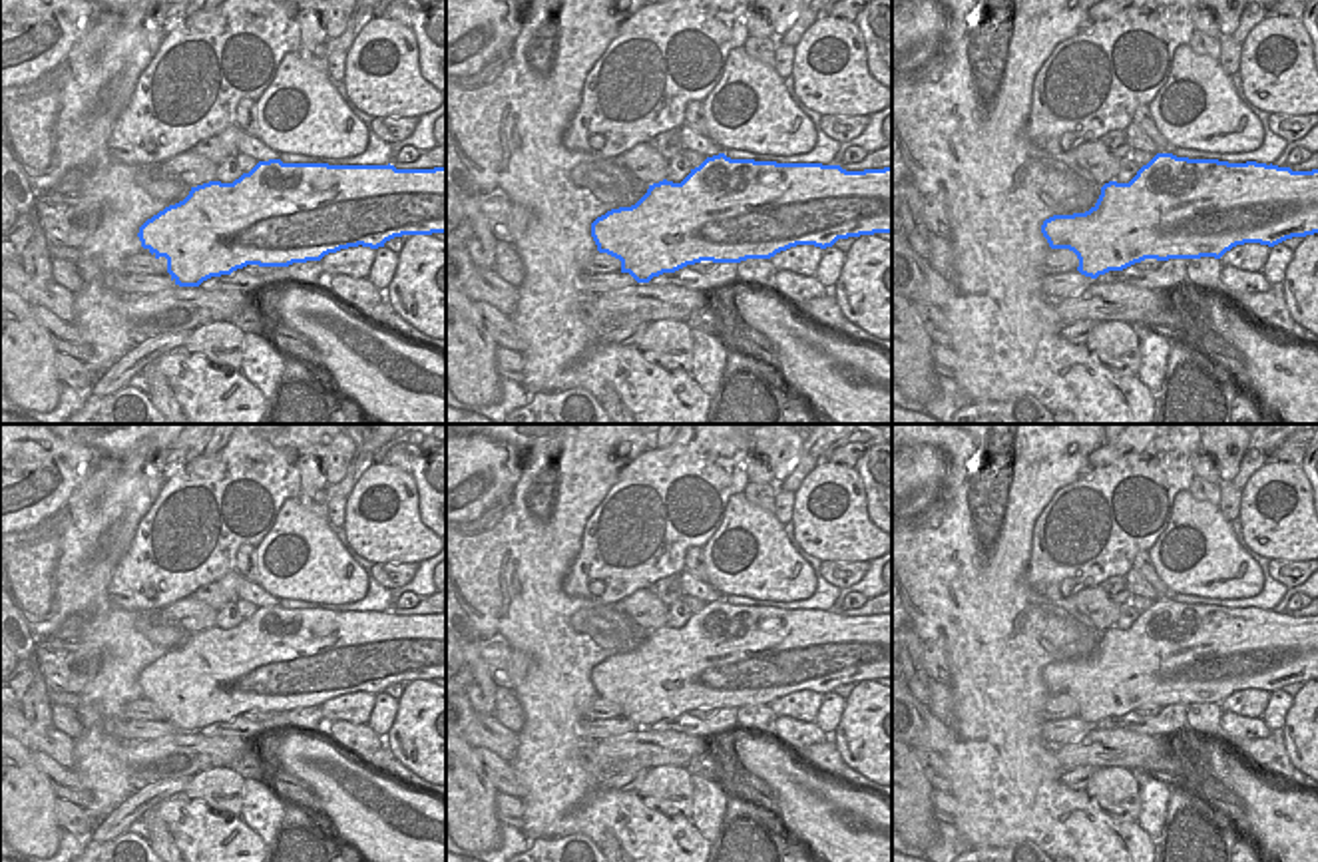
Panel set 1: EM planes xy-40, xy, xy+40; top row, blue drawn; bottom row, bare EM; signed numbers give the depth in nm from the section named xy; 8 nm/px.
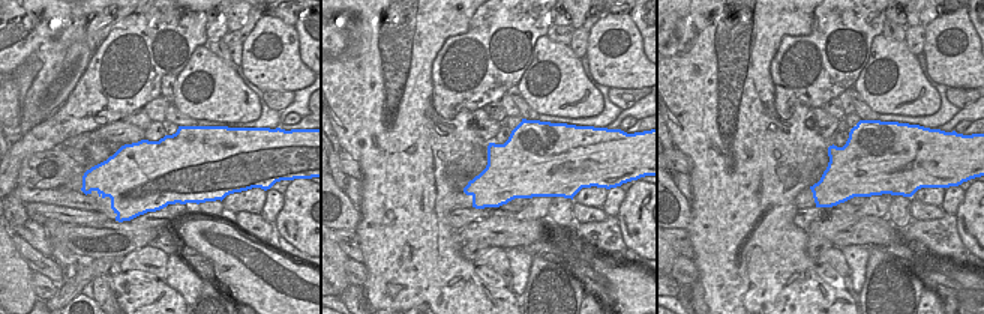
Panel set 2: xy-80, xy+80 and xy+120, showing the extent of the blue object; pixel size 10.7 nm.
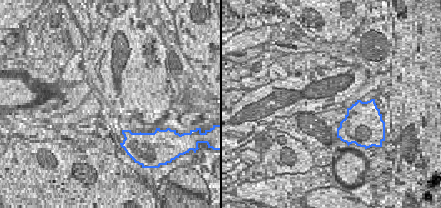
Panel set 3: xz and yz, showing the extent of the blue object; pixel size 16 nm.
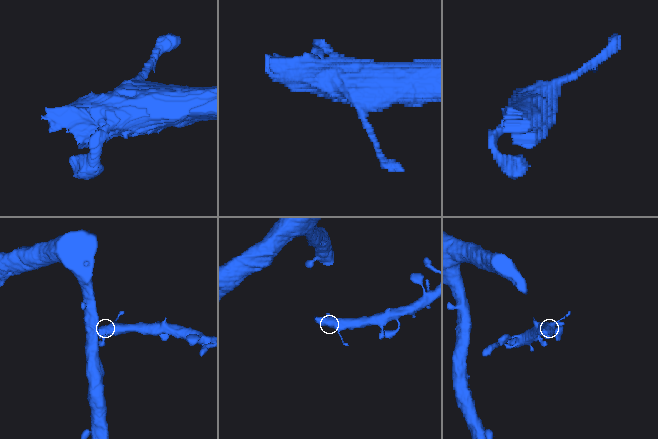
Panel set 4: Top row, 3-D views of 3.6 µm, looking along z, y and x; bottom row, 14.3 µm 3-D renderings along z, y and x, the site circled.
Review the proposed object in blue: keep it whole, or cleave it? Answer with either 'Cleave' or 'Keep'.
Cleave.

